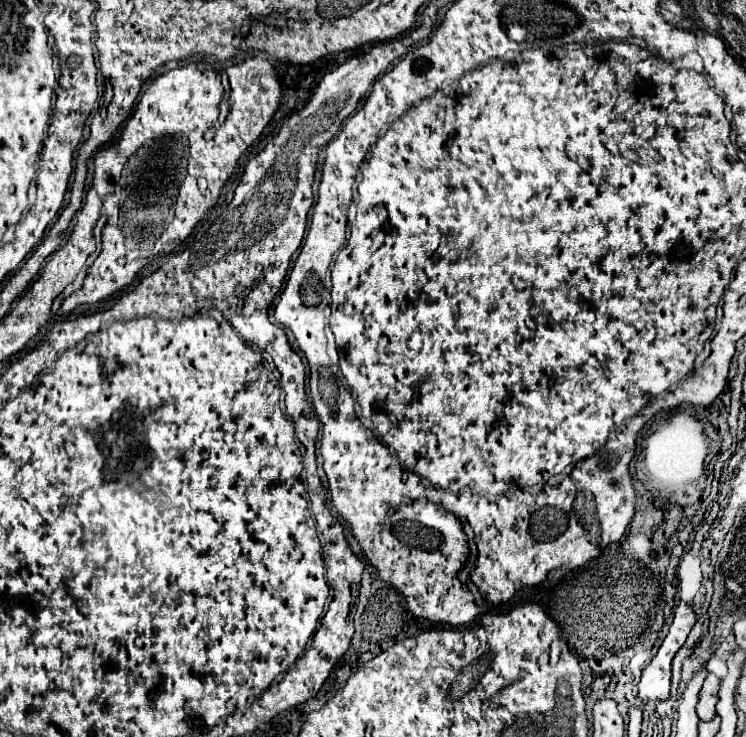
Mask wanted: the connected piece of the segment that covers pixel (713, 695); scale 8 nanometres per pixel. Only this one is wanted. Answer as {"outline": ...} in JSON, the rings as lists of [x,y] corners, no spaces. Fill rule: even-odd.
{"outline":[[[709,673],[703,687],[701,687],[699,703],[697,703],[697,715],[699,715],[701,721],[709,721],[715,715],[715,705],[719,701],[719,697],[717,697],[719,683],[721,683],[721,679],[717,675]]]}

